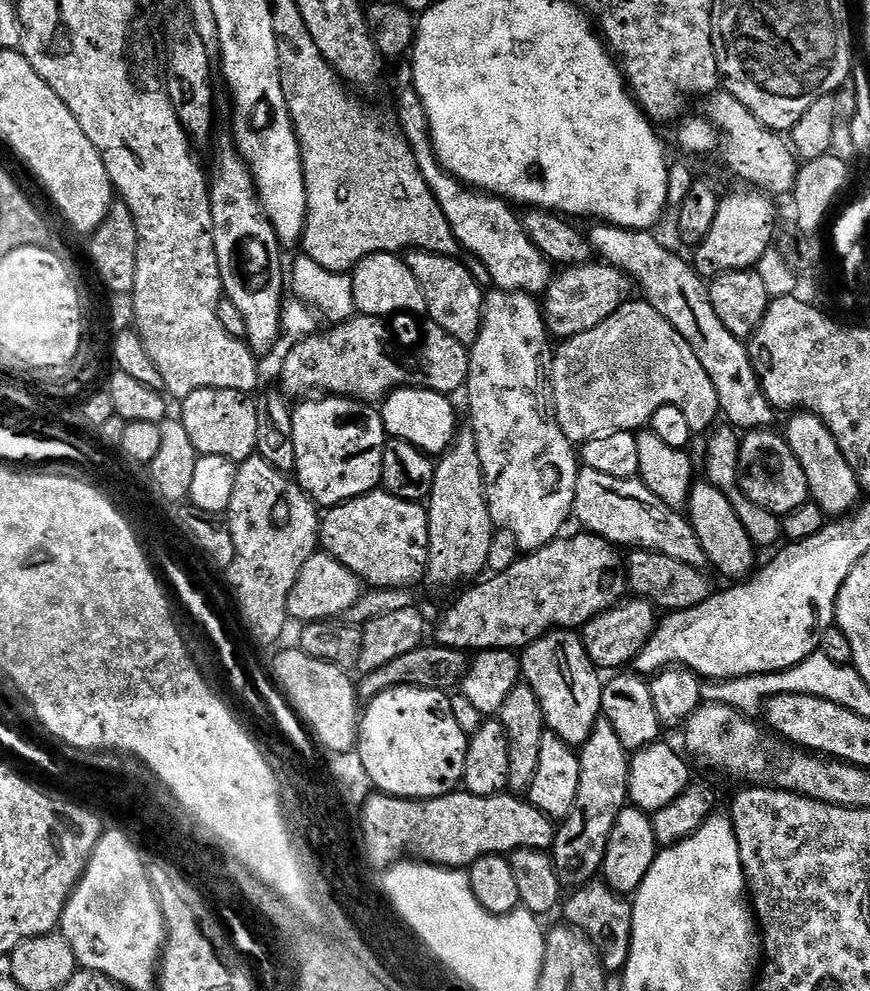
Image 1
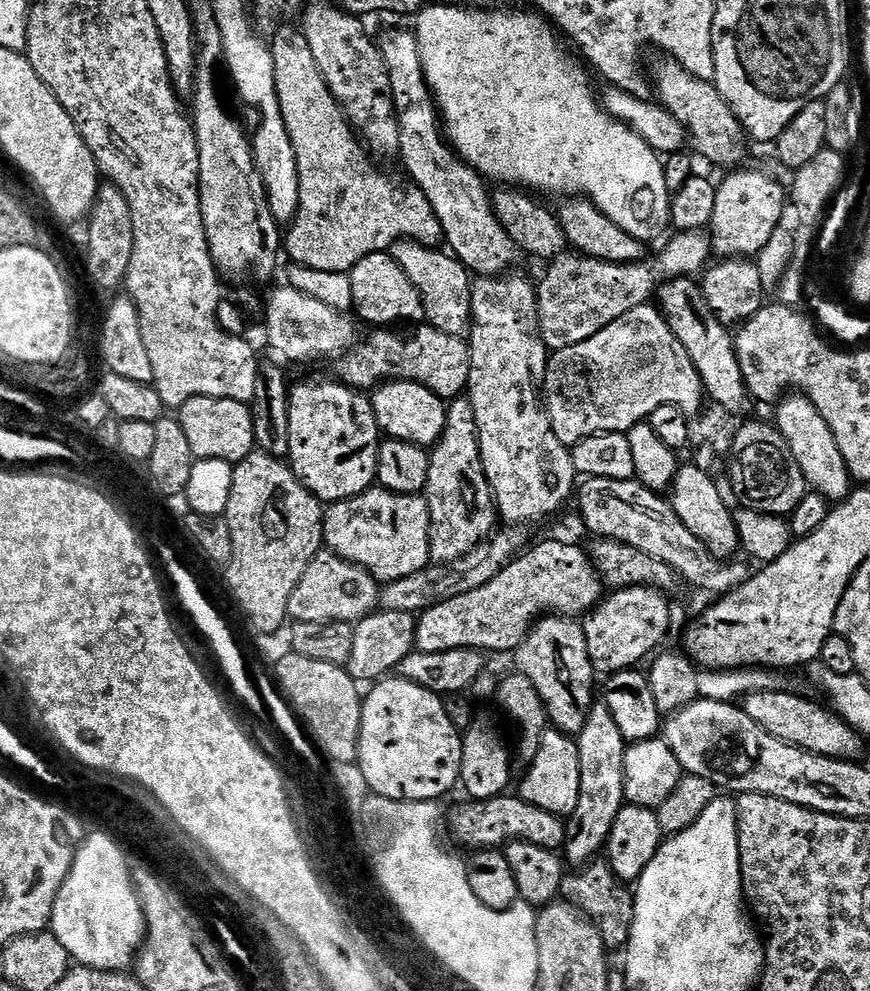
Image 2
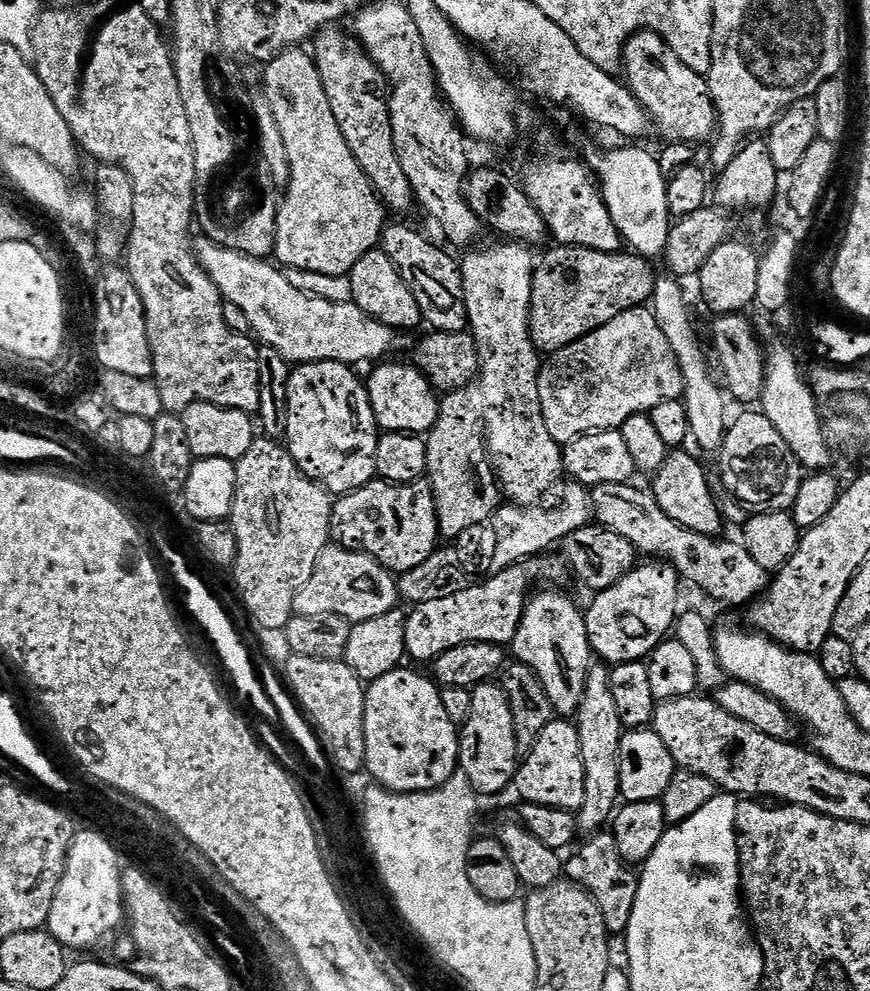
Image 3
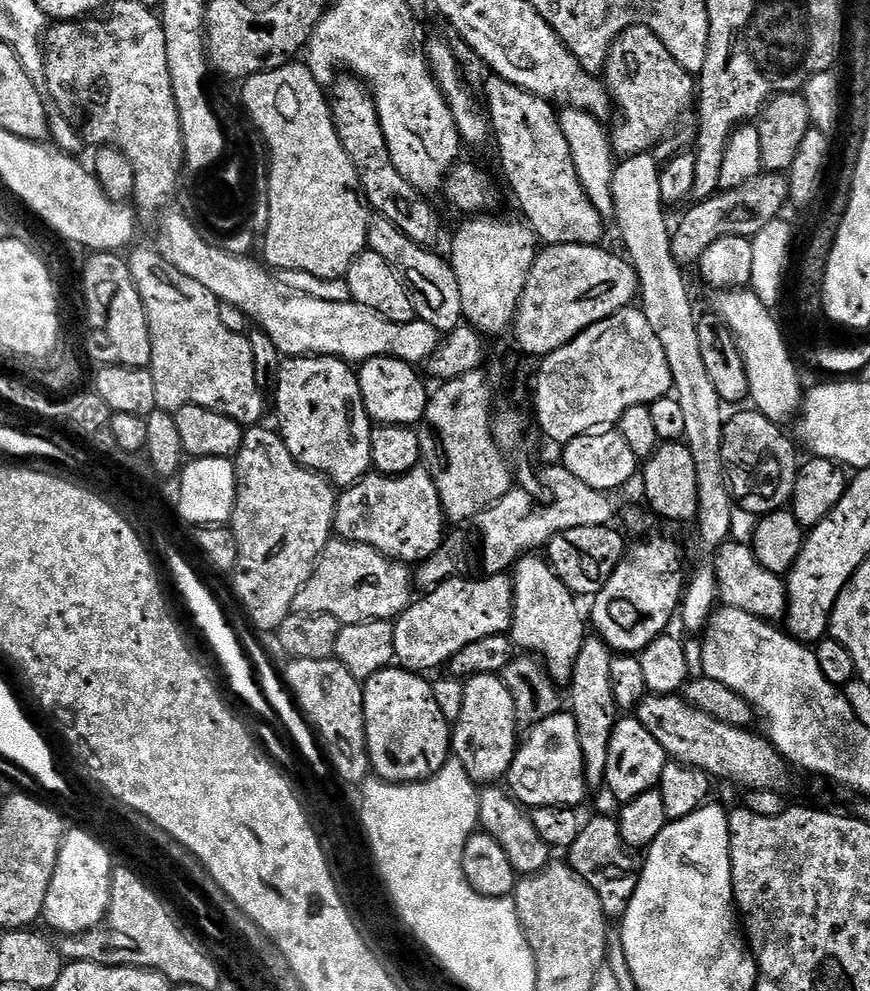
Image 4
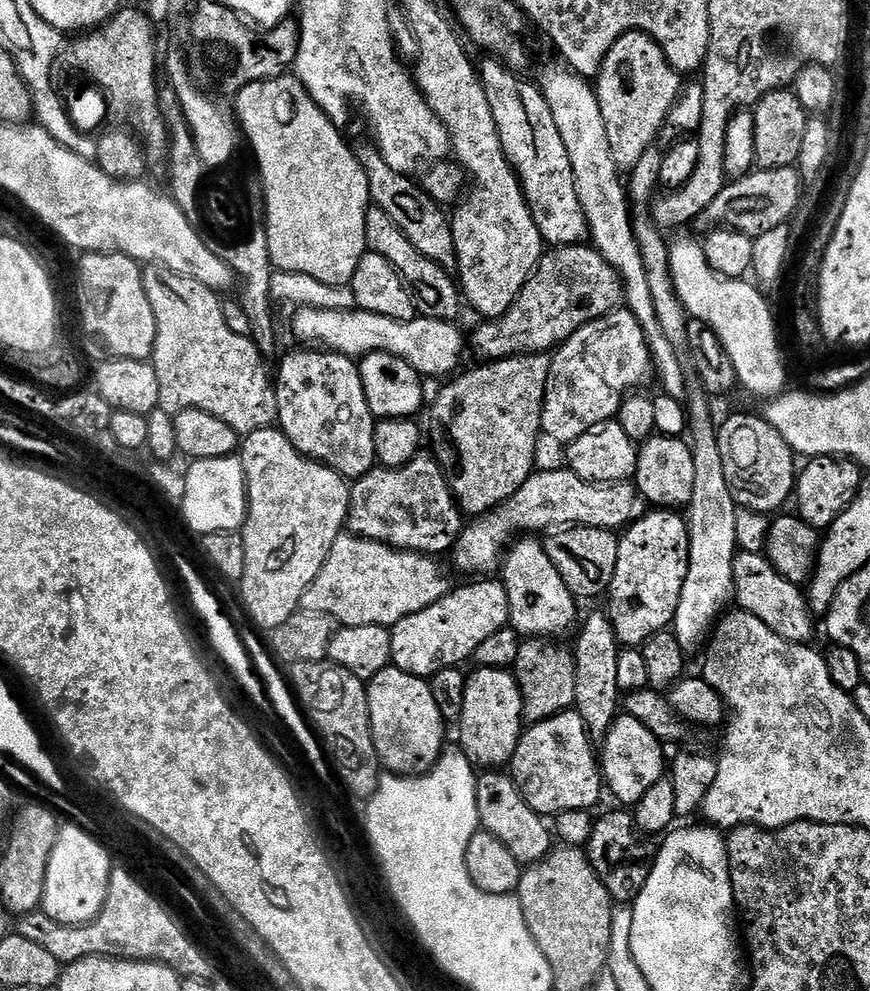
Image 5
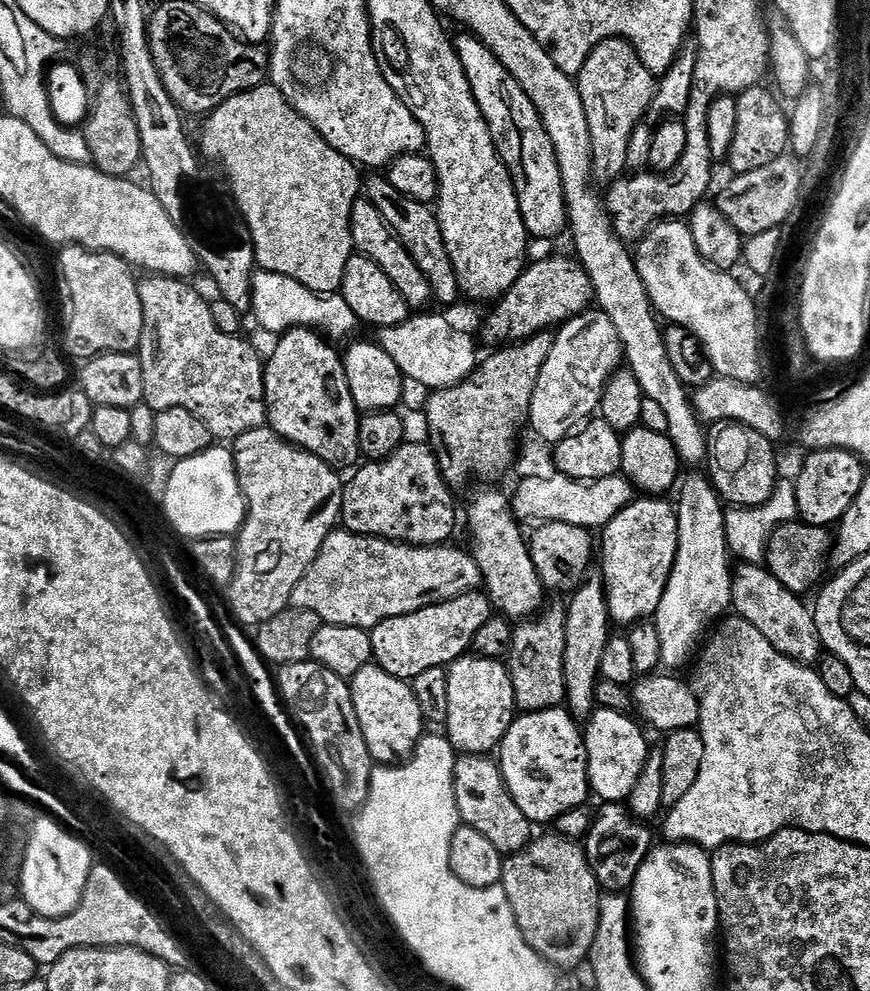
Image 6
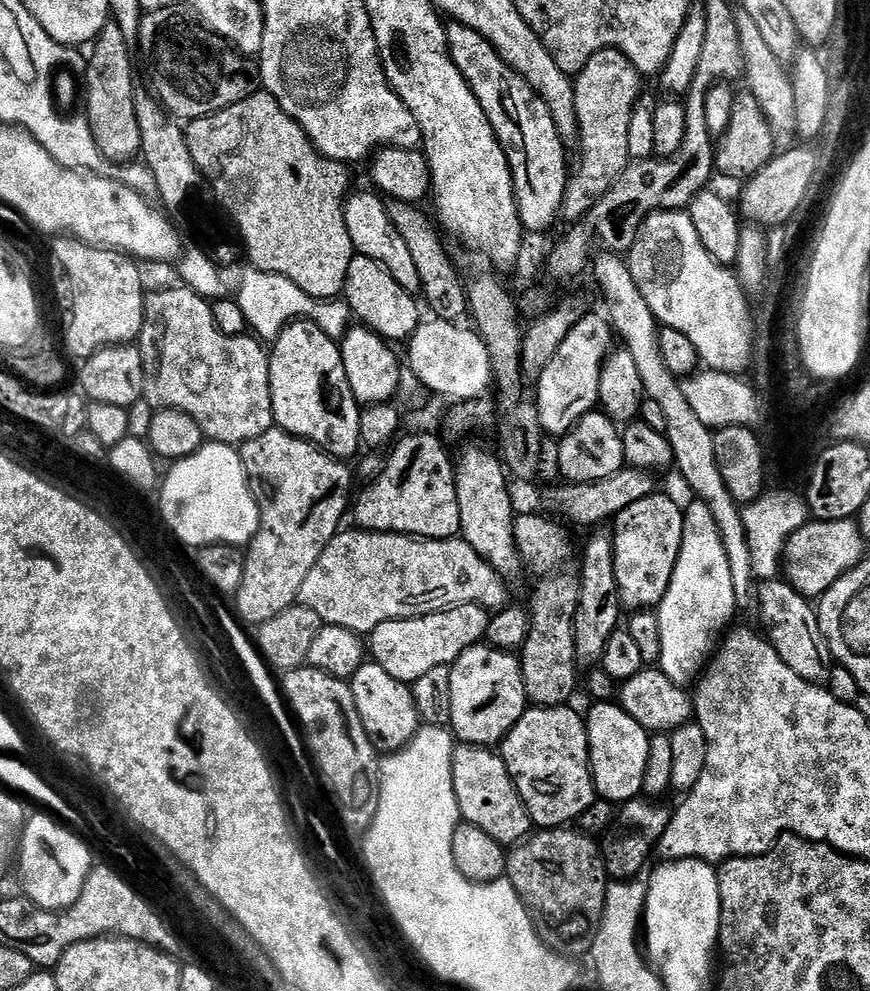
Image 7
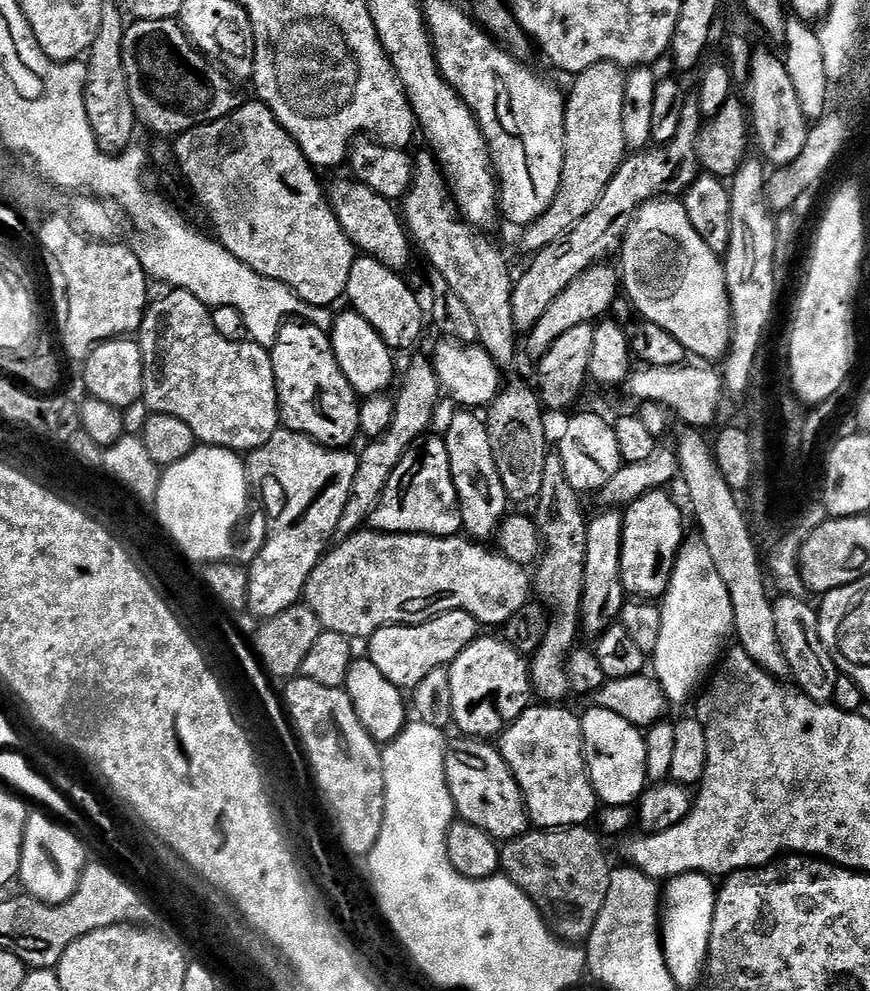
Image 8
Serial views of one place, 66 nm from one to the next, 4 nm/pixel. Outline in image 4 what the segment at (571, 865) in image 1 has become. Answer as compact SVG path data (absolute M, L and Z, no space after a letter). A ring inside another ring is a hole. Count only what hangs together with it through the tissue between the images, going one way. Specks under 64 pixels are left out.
M592 634L584 641L581 653L573 666L570 683L572 705L570 711L578 726L578 742L582 742L584 782L589 789L605 787L606 766L610 756L610 738L616 729L618 709L614 702L614 690L610 686L610 662L613 653L599 636Z

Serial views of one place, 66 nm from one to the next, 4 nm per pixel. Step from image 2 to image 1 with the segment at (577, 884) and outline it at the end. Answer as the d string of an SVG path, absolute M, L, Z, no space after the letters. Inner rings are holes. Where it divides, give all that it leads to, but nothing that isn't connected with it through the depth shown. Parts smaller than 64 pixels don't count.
M597 878L580 888L571 889L563 901L563 912L568 919L565 921L571 927L590 938L594 950L600 956L605 973L619 973L628 960L632 945L632 900L615 892L603 879Z

